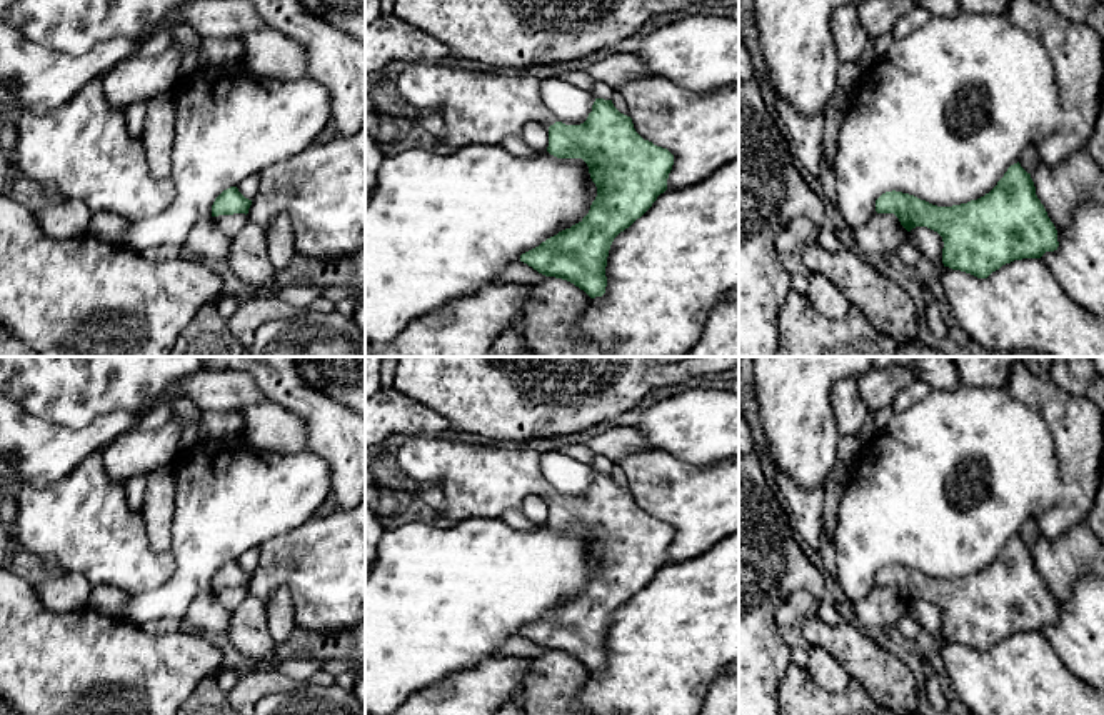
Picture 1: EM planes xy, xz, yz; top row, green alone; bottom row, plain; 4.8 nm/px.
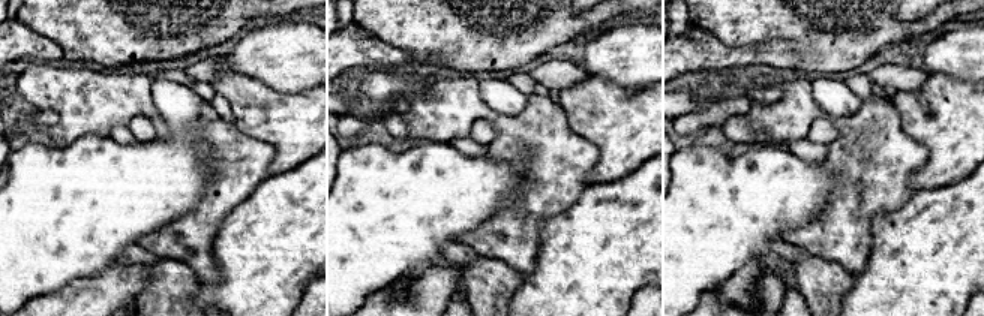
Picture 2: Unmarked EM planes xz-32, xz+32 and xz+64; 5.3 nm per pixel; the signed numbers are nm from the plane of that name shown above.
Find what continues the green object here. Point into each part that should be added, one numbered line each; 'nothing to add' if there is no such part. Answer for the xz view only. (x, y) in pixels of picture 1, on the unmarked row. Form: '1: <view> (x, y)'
1: xz (476, 480)

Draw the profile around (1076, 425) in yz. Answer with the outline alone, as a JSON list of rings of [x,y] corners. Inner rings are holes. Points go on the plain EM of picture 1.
[[[1022,363],[1011,368],[1009,392],[1037,410],[1051,432],[1061,465],[1061,497],[1036,517],[1041,537],[1057,540],[1071,527],[1087,522],[1101,482],[1104,413],[1087,397],[1074,397]]]

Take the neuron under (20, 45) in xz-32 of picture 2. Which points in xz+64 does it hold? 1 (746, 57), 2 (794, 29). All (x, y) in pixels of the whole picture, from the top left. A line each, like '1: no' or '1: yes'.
1: yes
2: no

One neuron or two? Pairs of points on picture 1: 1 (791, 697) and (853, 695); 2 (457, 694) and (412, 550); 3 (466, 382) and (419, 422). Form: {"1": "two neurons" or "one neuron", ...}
{"1": "one neuron", "2": "two neurons", "3": "two neurons"}

